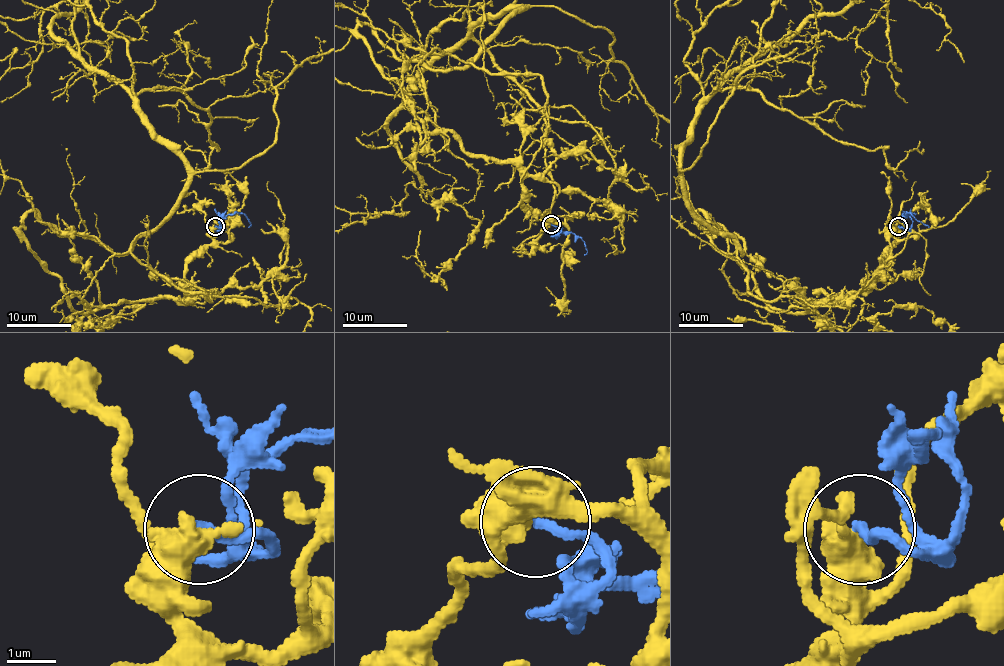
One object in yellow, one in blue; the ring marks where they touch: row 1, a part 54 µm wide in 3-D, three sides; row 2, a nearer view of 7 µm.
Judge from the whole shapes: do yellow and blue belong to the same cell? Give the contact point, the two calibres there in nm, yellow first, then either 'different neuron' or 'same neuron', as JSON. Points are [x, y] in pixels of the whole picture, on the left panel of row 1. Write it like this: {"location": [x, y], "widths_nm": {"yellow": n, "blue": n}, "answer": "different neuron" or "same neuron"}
{"location": [215, 226], "widths_nm": {"yellow": 700, "blue": 190}, "answer": "different neuron"}

